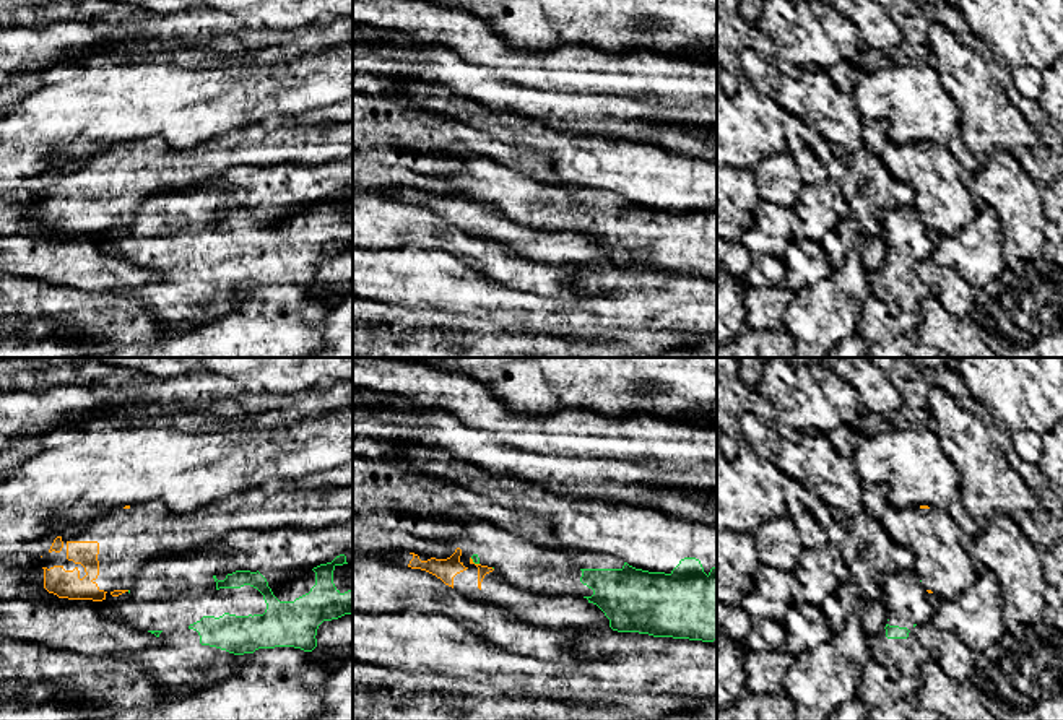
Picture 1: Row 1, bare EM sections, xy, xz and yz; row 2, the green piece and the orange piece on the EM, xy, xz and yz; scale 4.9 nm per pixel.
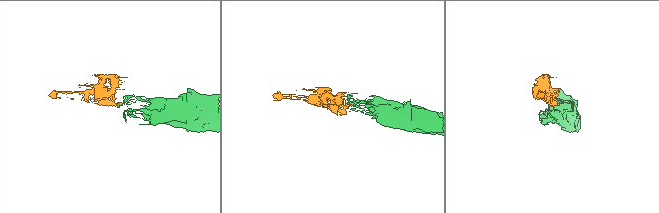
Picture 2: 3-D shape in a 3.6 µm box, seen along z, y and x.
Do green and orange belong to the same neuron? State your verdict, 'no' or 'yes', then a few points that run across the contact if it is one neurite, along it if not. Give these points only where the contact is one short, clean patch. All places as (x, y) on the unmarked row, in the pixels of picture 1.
no; line xz (470, 194), (478, 200)

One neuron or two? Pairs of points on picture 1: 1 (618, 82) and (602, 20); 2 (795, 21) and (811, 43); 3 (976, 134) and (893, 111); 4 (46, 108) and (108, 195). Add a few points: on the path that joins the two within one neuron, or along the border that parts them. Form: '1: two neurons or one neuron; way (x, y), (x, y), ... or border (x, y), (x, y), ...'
1: two neurons; border (572, 44), (589, 44), (605, 51), (647, 51)
2: one neuron; way (795, 26), (807, 38)
3: two neurons; border (954, 101), (961, 114), (959, 124)
4: two neurons; border (119, 145), (109, 145), (82, 161)

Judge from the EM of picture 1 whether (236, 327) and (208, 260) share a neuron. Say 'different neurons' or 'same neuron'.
different neurons

